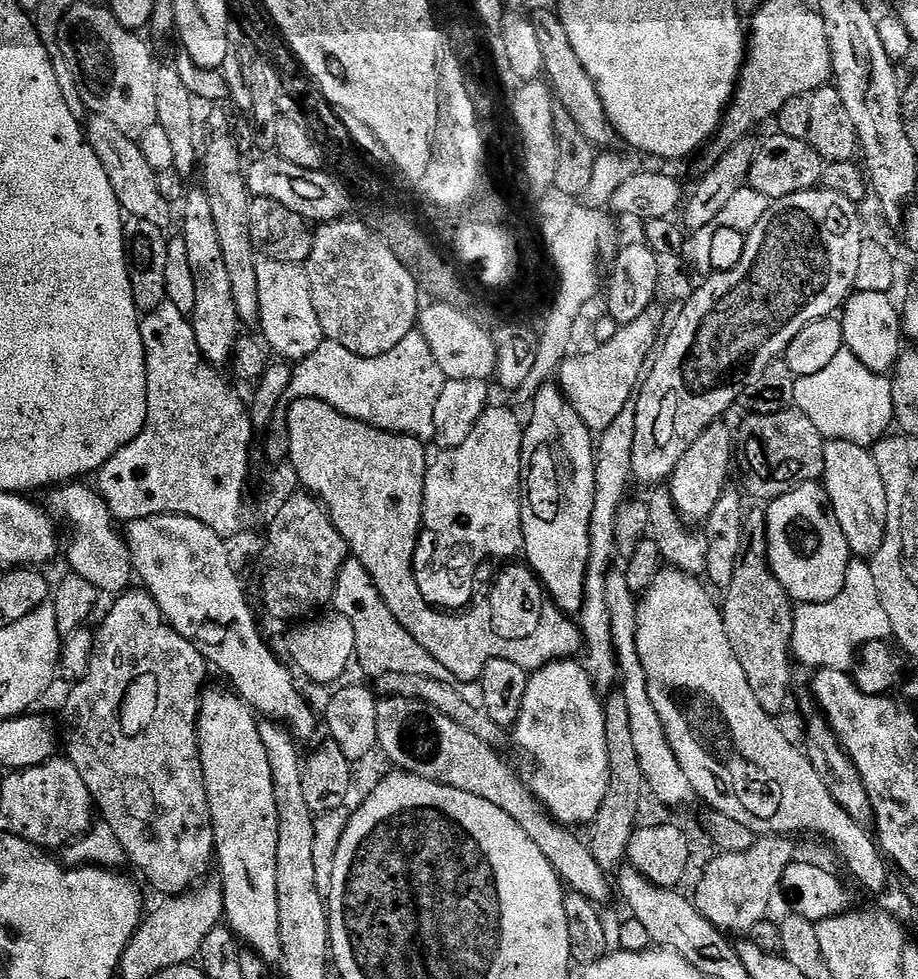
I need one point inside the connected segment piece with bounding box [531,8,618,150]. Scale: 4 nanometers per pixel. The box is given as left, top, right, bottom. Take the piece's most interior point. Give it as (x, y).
(574, 90)

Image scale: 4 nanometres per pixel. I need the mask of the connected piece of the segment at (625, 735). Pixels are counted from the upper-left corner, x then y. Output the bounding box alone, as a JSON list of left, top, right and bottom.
[586,690,646,874]

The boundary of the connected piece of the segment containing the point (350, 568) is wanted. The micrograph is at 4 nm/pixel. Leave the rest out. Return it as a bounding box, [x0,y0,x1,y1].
[331,558,453,683]

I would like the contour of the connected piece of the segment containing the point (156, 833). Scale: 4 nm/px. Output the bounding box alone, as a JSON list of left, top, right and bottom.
[62,590,216,898]

